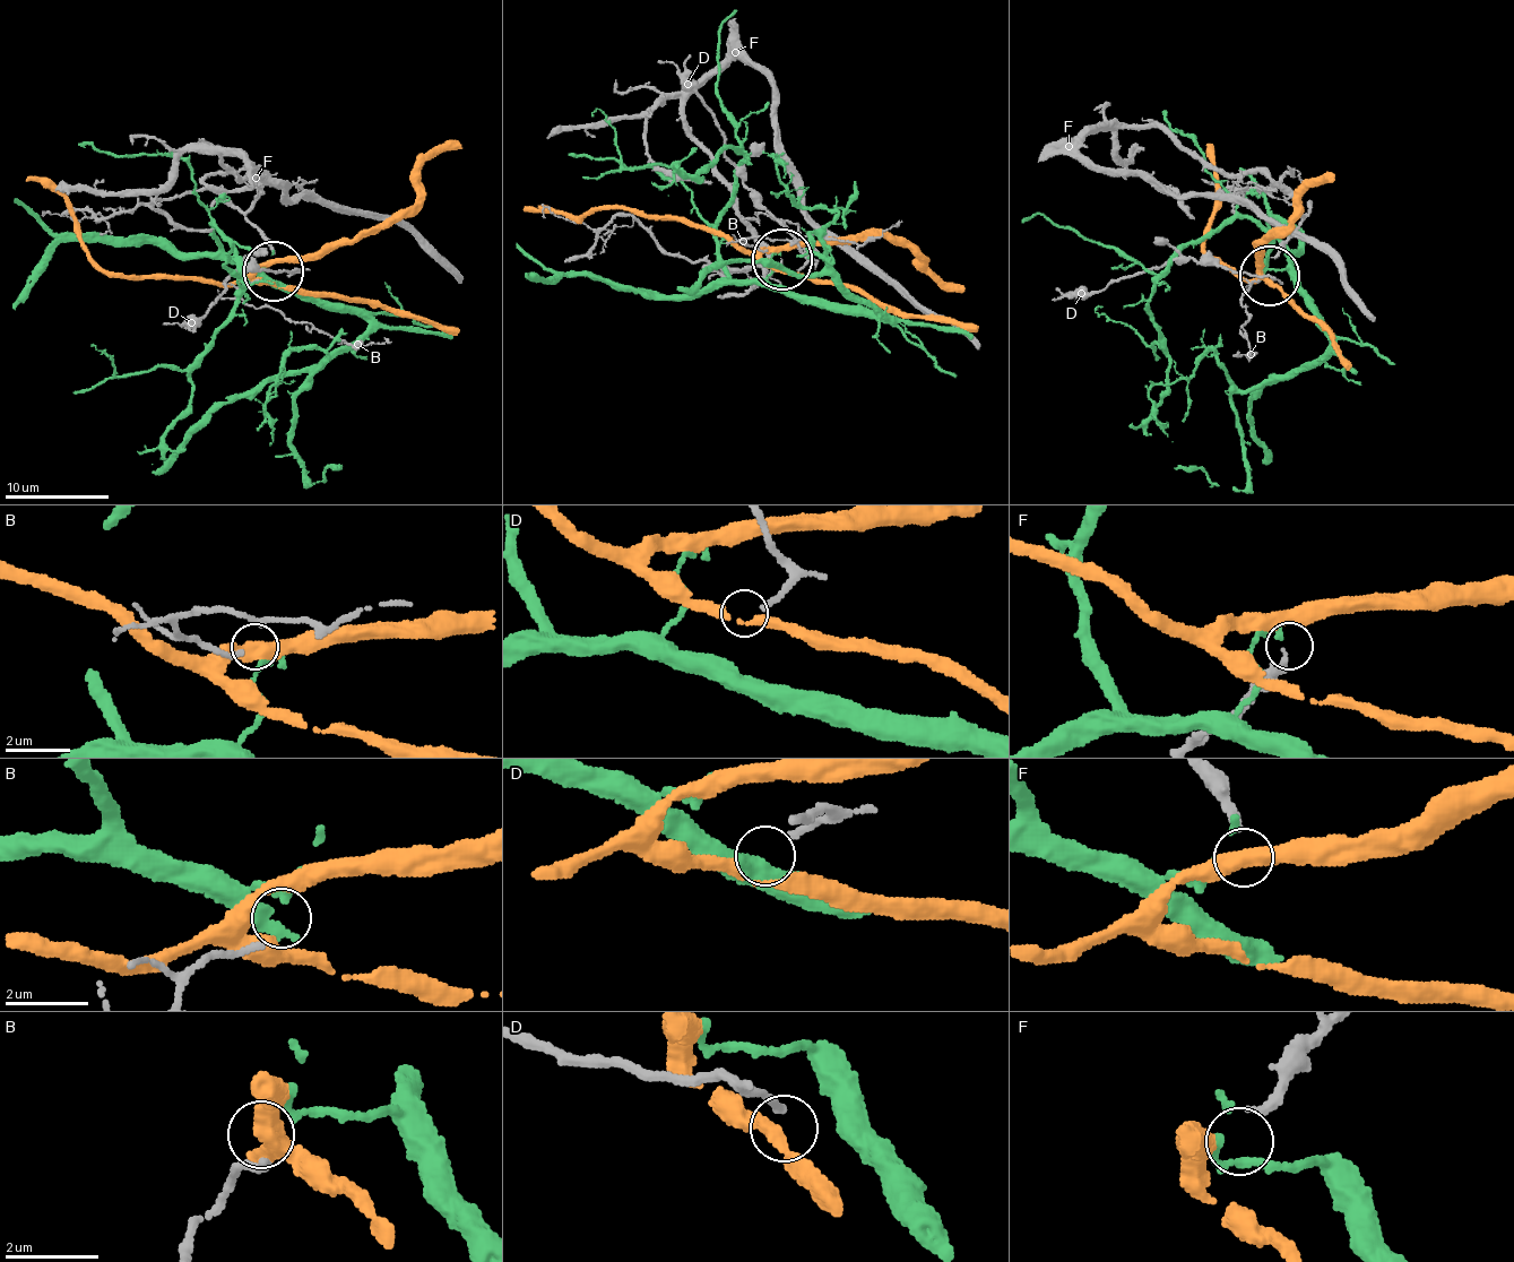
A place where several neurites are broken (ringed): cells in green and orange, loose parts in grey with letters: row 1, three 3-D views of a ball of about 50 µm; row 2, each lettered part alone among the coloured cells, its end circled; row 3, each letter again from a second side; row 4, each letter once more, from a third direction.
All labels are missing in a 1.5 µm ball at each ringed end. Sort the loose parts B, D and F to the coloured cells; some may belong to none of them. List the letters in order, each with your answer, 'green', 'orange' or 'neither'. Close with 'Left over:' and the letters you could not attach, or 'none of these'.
B: green
D: neither
F: neither
Left over: D, F

